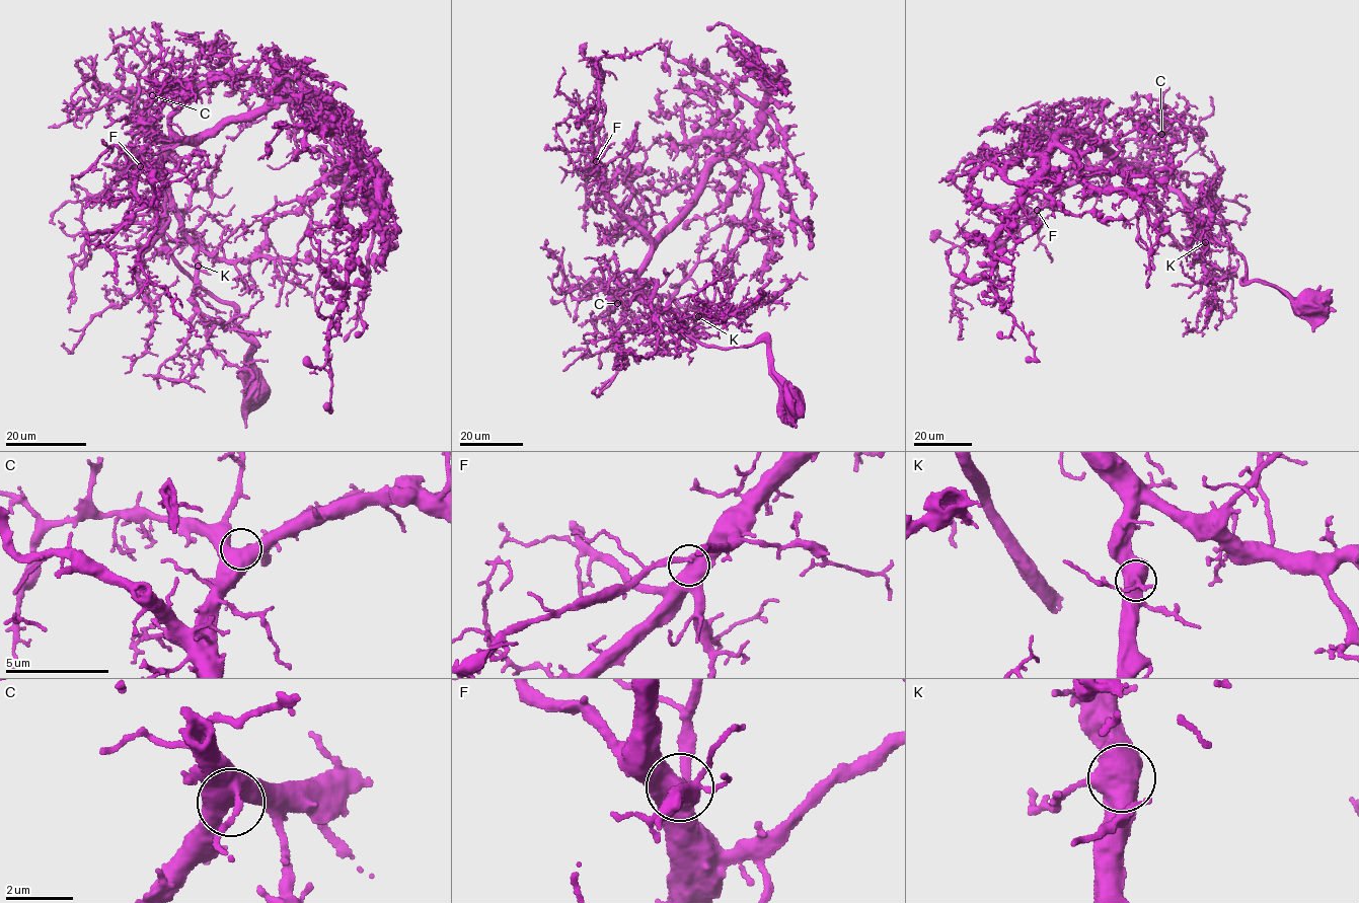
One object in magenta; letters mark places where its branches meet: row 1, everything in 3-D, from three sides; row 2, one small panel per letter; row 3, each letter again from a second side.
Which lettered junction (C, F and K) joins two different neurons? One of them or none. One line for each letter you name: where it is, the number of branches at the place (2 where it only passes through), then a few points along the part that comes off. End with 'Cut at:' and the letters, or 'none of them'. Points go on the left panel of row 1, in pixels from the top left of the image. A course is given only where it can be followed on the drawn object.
Cut at: none of them

